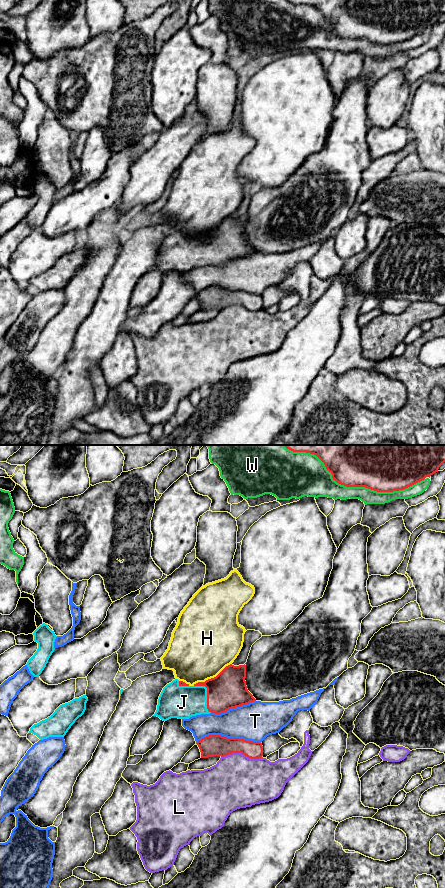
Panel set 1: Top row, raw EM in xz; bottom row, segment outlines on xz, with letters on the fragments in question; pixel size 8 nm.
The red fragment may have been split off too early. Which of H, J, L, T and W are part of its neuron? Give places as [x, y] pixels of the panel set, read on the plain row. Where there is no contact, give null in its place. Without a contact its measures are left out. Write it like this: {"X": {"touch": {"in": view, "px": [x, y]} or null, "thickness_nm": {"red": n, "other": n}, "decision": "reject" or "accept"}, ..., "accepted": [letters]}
{"H": {"touch": {"in": "xz", "px": [212, 230]}, "thickness_nm": {"red": 300, "other": 480}, "decision": "reject"}, "J": {"touch": {"in": "xz", "px": [207, 247]}, "thickness_nm": {"red": 300, "other": 260}, "decision": "accept"}, "L": {"touch": {"in": "xz", "px": [242, 305]}, "thickness_nm": {"red": 180, "other": 420}, "decision": "reject"}, "T": {"touch": {"in": "xz", "px": [228, 290]}, "thickness_nm": {"red": 180, "other": 300}, "decision": "reject"}, "W": {"touch": {"in": "xz", "px": [353, 38]}, "thickness_nm": {"red": 340, "other": 190}, "decision": "reject"}, "accepted": ["J"]}

